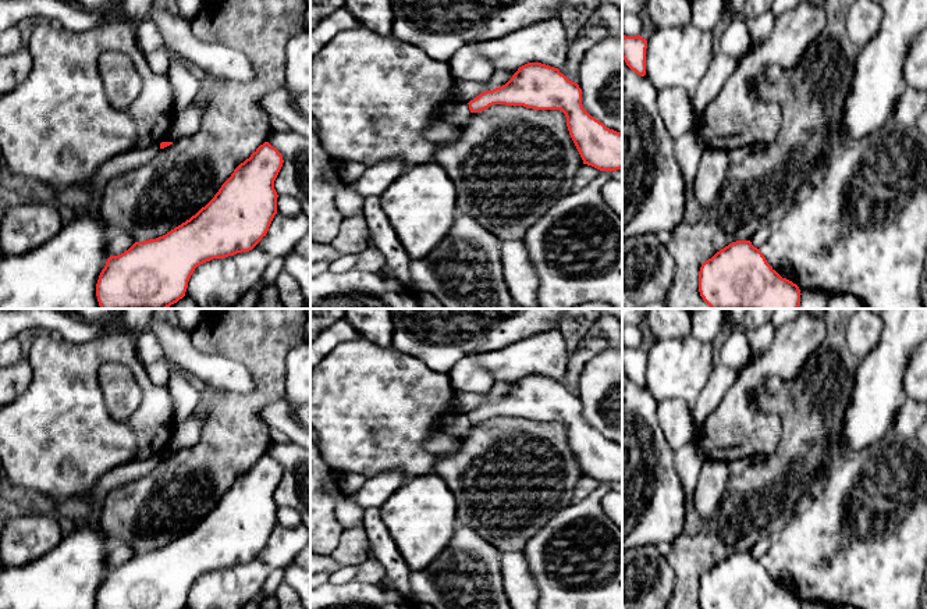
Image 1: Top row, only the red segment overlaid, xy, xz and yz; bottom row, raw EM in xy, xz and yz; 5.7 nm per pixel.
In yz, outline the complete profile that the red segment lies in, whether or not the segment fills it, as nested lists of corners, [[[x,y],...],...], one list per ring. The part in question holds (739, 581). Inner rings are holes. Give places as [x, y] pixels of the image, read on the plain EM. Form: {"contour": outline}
{"contour": [[[736,552],[704,573],[699,583],[702,609],[800,609],[800,601],[782,590],[750,552]]]}

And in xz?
{"contour": [[[528,374],[505,396],[480,405],[468,416],[470,424],[493,416],[561,421],[583,476],[610,484],[622,480],[622,445],[607,439],[583,420],[582,400],[558,380]]]}

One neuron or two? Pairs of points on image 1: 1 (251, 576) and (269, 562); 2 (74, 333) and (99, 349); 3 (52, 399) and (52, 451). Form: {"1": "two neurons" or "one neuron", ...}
{"1": "one neuron", "2": "two neurons", "3": "one neuron"}

